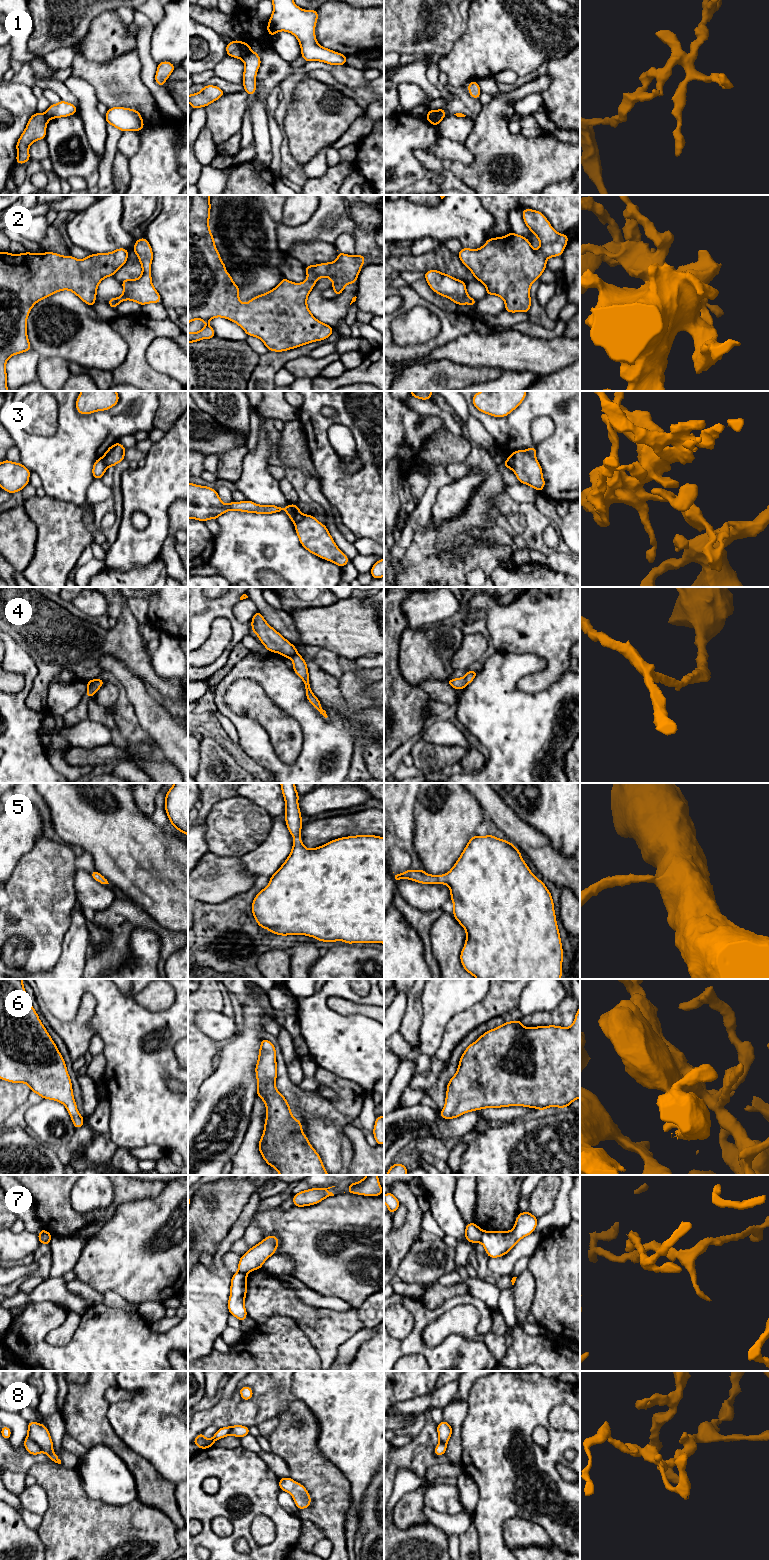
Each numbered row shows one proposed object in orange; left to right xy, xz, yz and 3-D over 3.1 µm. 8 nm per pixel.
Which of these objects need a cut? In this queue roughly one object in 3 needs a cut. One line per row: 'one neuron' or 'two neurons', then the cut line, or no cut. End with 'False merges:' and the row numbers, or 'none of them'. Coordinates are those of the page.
1: two neurons; cut in xz along (243, 42), (240, 58)
2: one neuron; no cut
3: two neurons; cut in yz along (509, 456), (514, 470)
4: one neuron; no cut
5: one neuron; no cut
6: one neuron; no cut
7: two neurons; cut in yz along (483, 1231), (479, 1241)
8: two neurons; cut in xy along (27, 1437), (34, 1441), (42, 1451)
False merges: 1, 3, 7, 8

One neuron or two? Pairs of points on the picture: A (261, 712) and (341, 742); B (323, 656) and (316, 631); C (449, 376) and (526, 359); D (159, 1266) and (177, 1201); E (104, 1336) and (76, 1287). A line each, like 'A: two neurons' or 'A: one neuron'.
A: two neurons
B: two neurons
C: two neurons
D: one neuron
E: two neurons

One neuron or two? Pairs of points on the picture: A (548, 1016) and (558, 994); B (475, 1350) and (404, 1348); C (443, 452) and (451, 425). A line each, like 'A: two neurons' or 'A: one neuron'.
A: two neurons
B: one neuron
C: two neurons

